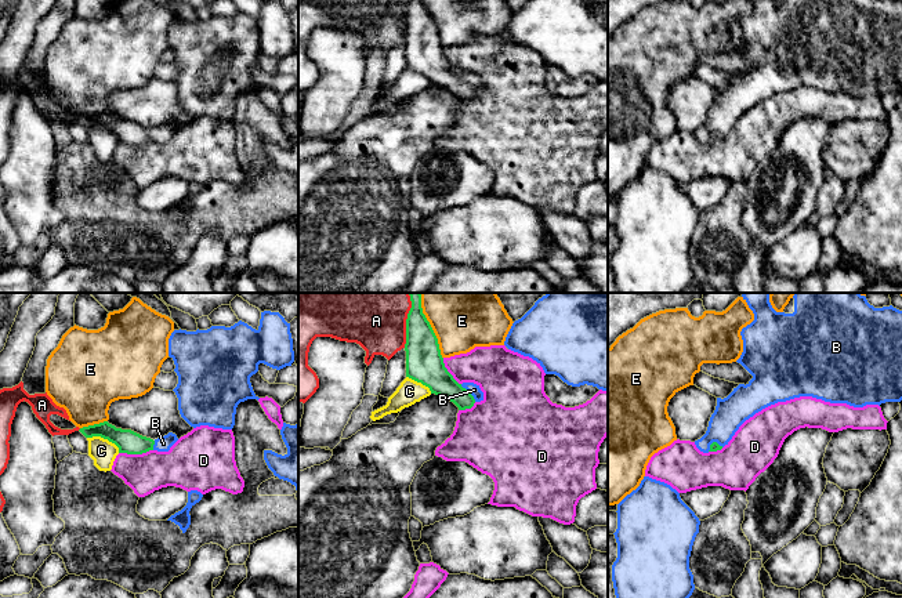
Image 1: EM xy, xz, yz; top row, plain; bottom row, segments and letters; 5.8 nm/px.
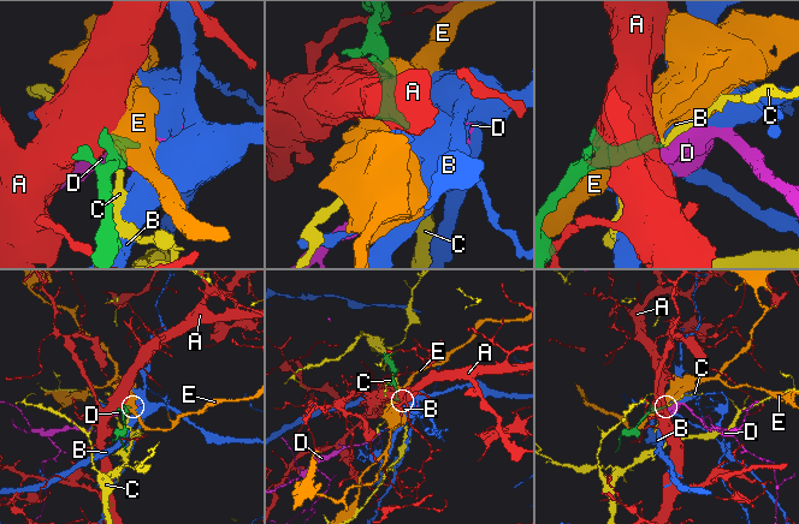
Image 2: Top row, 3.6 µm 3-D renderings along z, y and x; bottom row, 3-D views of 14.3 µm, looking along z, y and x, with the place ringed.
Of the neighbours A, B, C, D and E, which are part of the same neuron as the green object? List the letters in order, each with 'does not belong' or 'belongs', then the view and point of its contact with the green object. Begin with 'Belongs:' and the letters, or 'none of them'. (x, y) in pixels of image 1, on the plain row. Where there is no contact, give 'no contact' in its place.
Belongs: B
A: does not belong; contact xz (406, 20)
B: belongs; contact xz (468, 83)
C: does not belong; contact xy (105, 129)
D: does not belong; contact xy (136, 144)
E: does not belong; contact xz (434, 25)

